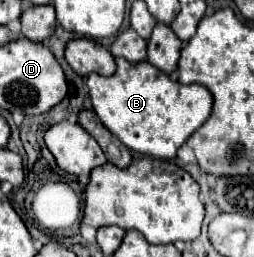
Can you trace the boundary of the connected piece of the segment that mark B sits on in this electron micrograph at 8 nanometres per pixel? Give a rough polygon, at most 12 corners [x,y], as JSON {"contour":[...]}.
{"contour":[[152,63],[88,75],[98,119],[132,151],[174,159],[212,93]]}

